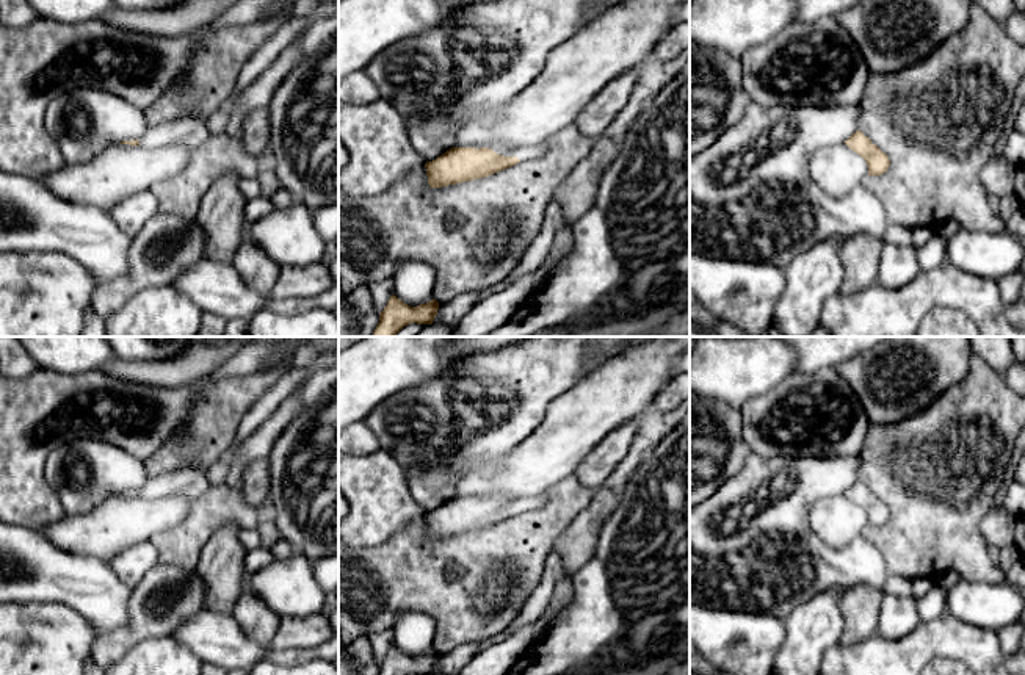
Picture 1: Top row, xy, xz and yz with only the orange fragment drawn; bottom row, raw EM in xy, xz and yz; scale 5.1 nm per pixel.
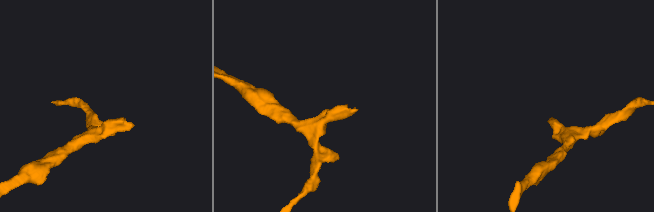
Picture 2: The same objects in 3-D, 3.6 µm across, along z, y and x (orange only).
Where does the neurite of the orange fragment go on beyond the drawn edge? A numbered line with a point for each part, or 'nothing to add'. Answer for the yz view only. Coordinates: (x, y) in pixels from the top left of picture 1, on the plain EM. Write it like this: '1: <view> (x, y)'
nothing to add

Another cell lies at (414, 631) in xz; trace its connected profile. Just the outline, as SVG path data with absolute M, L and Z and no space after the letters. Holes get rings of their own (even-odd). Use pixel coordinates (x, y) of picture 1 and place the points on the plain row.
M423 612L401 614L393 626L393 645L411 658L434 650L434 619Z

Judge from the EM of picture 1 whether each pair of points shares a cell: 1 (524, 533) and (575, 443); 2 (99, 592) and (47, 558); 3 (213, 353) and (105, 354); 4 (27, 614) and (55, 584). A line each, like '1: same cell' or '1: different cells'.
1: different cells
2: same cell
3: different cells
4: different cells

